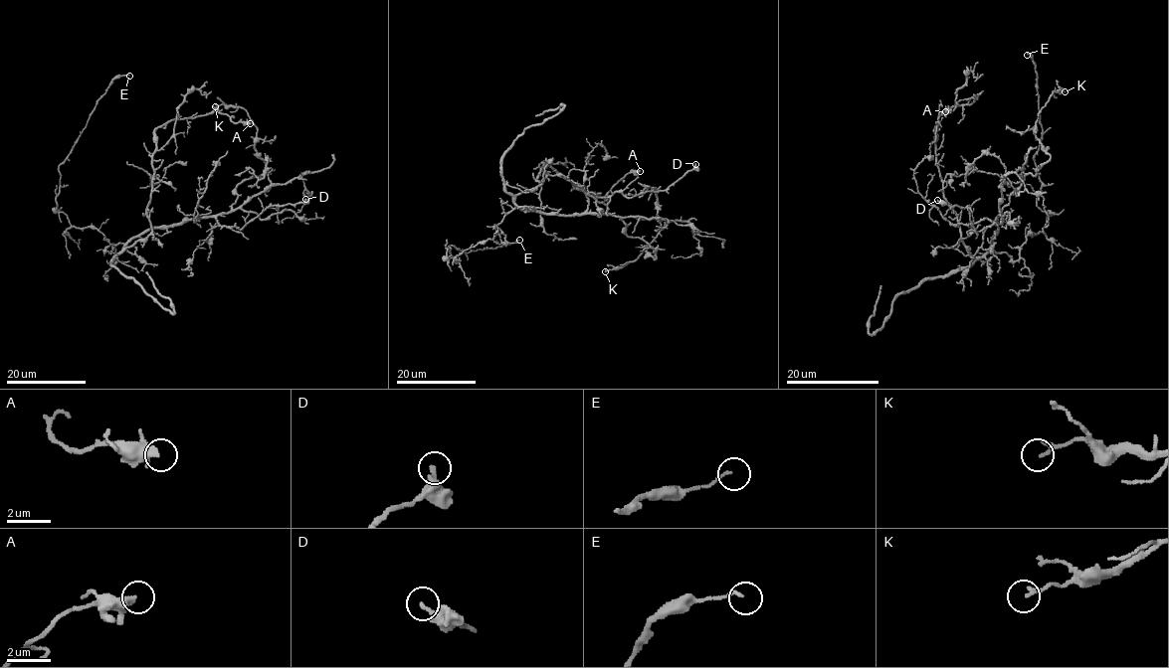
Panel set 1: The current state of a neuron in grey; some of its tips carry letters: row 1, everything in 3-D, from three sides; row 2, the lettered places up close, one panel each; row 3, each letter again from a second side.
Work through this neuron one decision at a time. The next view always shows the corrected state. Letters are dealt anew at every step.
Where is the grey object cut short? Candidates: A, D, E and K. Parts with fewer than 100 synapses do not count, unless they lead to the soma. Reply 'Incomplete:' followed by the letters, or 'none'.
Incomplete: none

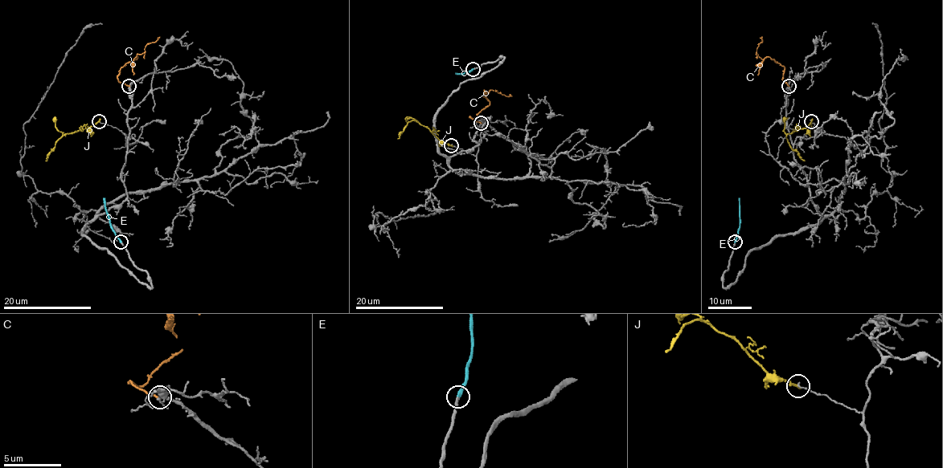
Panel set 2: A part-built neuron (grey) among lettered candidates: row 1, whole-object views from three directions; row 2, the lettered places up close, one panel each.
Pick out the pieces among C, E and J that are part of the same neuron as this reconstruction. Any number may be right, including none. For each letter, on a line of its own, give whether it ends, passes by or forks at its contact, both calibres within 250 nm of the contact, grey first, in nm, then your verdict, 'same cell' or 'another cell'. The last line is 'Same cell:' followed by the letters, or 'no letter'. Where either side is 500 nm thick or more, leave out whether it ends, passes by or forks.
C: it ends; calibres 240 and 180 nm; another cell
E: it ends; calibres 200 and 300 nm; same cell
J: it ends; calibres 130 and 280 nm; another cell
Same cell: E

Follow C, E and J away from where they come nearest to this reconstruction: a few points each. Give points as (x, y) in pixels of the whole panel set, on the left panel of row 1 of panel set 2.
C: (129, 86), (117, 79), (120, 69), (159, 36)
E: (120, 242), (111, 225), (104, 198)
J: (99, 120), (87, 128), (65, 134), (45, 161)

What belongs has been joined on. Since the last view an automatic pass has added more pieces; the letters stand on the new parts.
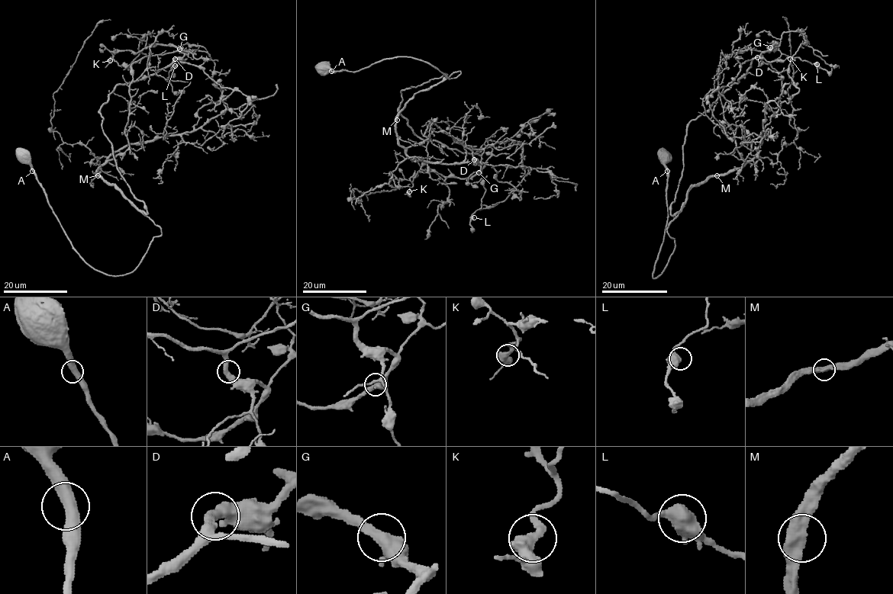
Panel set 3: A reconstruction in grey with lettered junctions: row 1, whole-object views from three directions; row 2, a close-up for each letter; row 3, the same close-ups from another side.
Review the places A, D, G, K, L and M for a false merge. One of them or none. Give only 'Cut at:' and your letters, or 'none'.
Cut at: none

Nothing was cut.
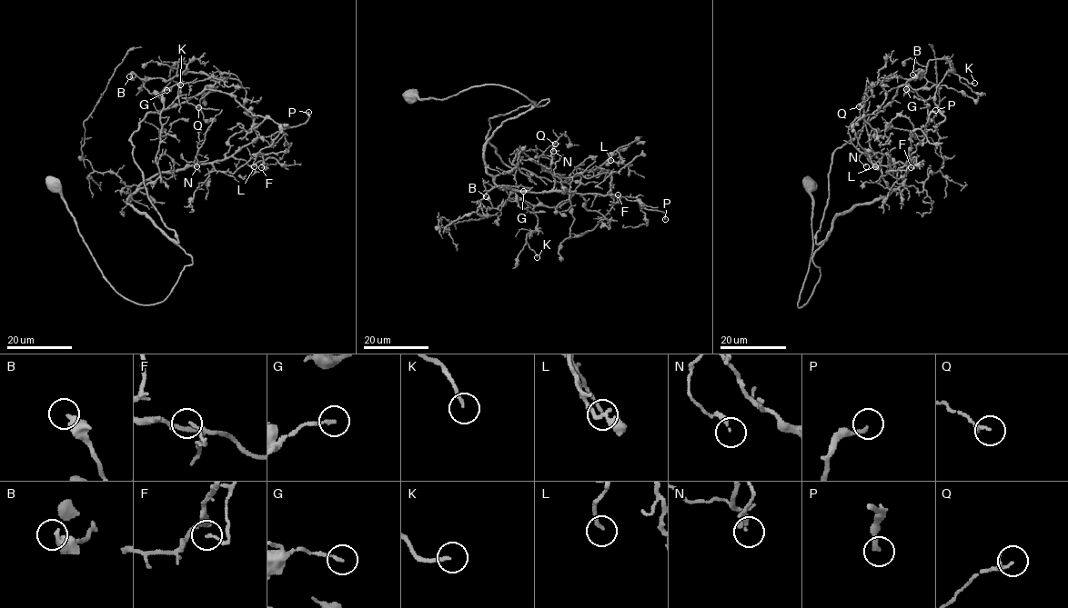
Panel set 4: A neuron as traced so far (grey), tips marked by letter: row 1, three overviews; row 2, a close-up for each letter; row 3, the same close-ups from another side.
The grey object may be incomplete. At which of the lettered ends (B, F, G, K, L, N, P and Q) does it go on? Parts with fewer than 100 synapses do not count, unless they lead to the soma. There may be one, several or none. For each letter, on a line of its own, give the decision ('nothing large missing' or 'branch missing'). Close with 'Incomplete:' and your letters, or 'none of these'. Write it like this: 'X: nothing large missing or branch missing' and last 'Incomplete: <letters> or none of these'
B: nothing large missing
F: nothing large missing
G: nothing large missing
K: nothing large missing
L: nothing large missing
N: nothing large missing
P: nothing large missing
Q: nothing large missing
Incomplete: none of these

